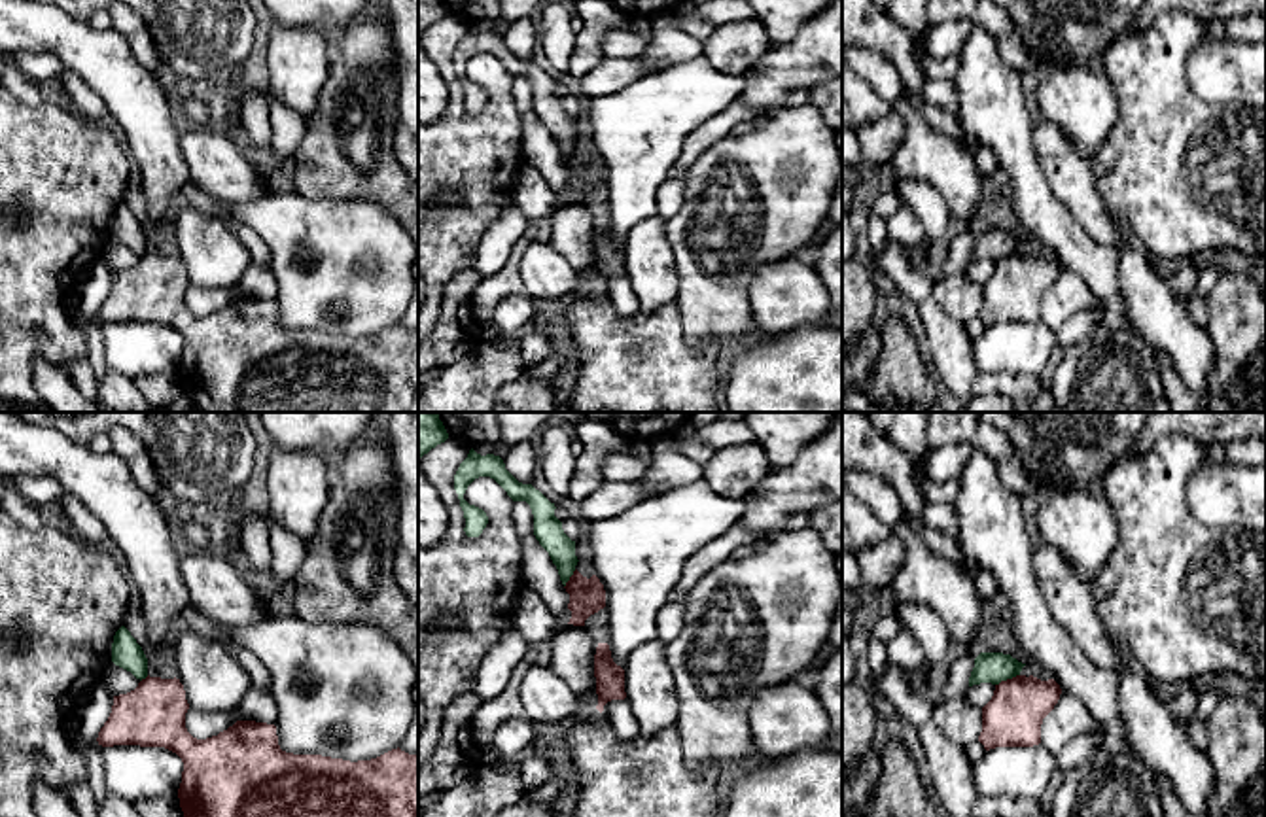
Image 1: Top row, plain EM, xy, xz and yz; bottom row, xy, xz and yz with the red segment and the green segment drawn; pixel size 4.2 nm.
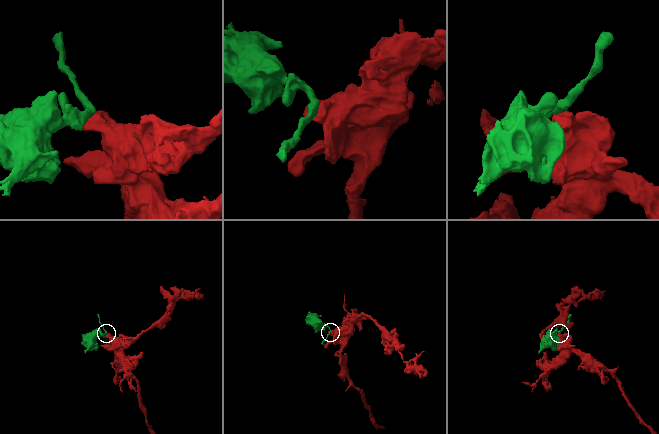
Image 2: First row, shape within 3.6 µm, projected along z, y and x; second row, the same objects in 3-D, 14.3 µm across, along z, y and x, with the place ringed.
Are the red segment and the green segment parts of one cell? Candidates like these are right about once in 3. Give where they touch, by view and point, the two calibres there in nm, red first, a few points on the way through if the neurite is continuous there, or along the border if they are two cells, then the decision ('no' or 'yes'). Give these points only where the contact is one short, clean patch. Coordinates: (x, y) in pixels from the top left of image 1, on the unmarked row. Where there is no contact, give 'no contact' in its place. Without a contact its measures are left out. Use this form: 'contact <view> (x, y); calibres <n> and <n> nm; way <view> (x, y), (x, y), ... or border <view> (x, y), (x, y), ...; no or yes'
contact yz (1007, 256); calibres 240 and 130 nm; border yz (1019, 250), (996, 261); no

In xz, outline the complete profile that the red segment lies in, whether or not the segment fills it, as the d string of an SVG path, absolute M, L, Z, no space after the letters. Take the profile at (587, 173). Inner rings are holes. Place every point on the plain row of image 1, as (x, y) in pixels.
M575 146L564 165L570 170L568 185L571 187L568 200L585 202L590 191L606 183L606 166L596 151L587 155Z

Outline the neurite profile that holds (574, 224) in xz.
M566 200L551 216L551 244L558 250L575 270L589 270L596 265L594 231L596 212L585 202Z

